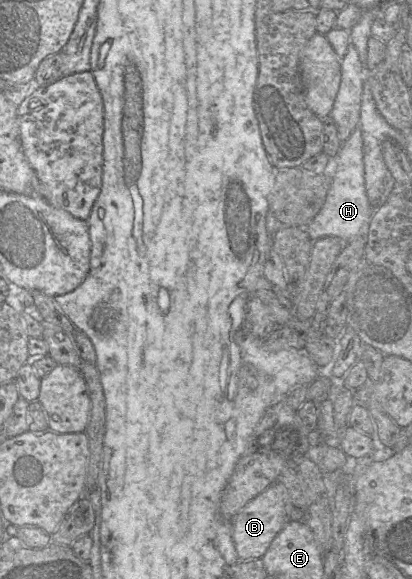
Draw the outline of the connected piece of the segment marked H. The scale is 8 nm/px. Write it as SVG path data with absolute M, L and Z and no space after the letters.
M360 127L343 142L338 154L330 158L331 186L321 210L306 226L306 232L312 241L333 236L348 242L367 229L375 211L365 189L363 139Z

